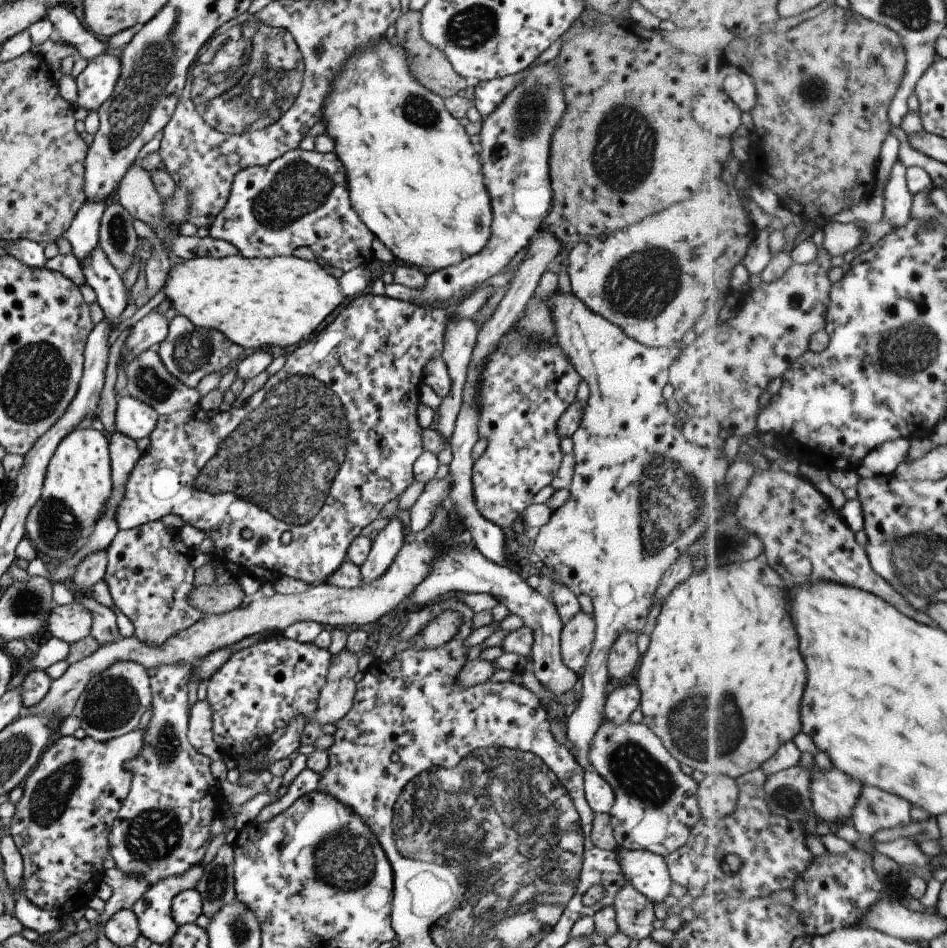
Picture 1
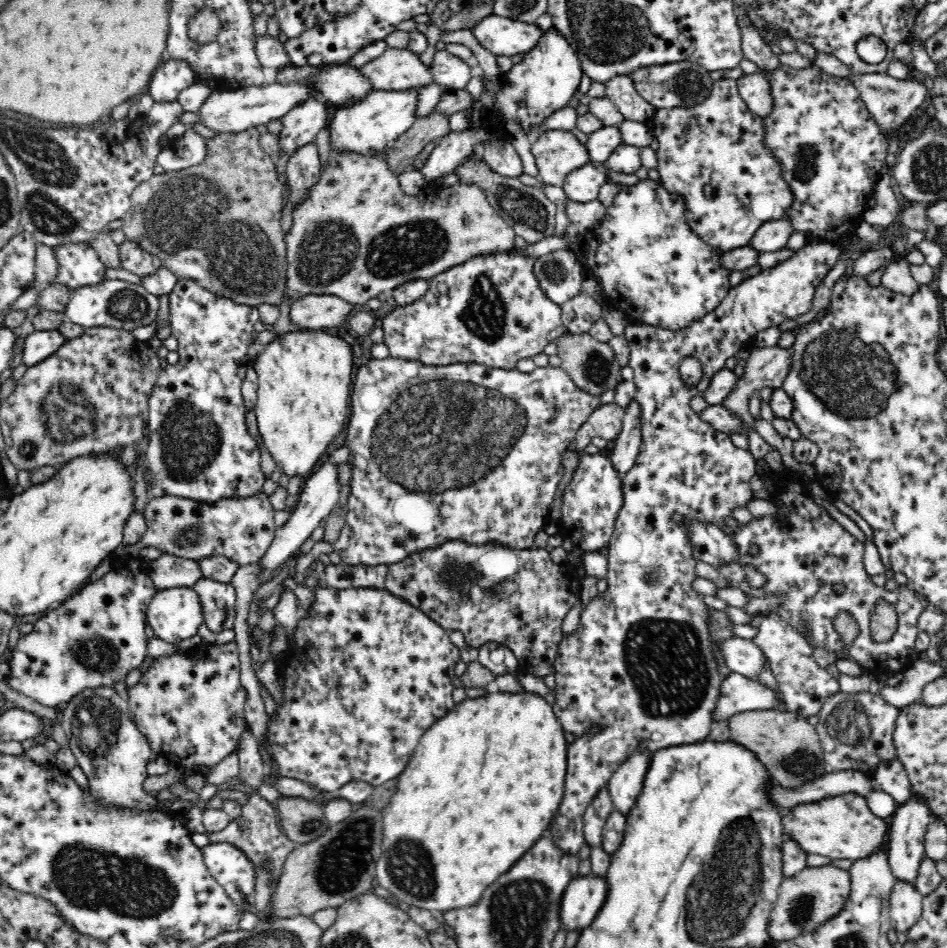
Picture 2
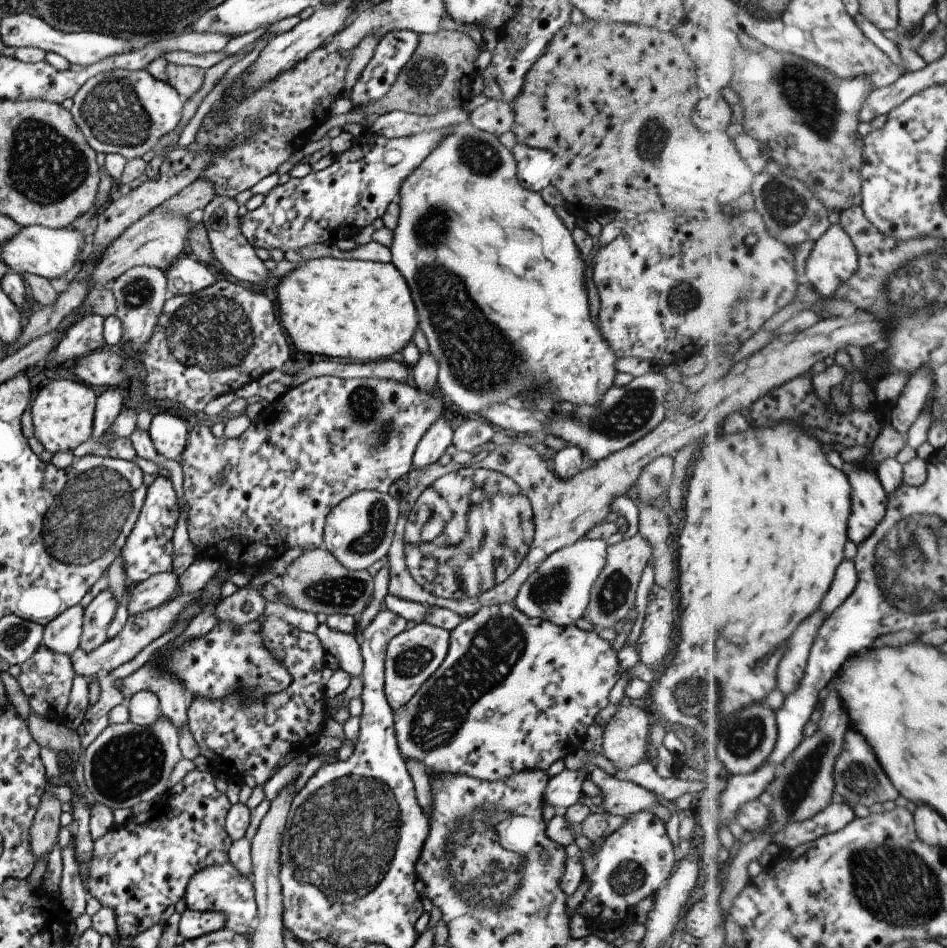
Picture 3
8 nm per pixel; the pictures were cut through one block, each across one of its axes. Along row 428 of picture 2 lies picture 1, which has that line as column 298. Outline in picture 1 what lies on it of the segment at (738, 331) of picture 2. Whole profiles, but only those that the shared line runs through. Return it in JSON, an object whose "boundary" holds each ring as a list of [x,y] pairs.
{"boundary":[[[282,635],[262,638],[252,646],[231,654],[227,662],[209,678],[206,686],[205,702],[211,714],[212,738],[216,747],[235,759],[249,760],[259,750],[267,749],[271,732],[285,728],[297,714],[305,716],[305,723],[311,720],[315,714],[317,696],[324,686],[329,662],[330,654],[326,649],[317,648],[313,642],[288,640]]]}

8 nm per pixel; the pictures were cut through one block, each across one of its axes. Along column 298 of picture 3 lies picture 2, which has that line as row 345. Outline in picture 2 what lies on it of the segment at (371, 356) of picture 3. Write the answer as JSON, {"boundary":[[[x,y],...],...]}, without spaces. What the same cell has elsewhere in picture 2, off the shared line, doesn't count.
{"boundary":[[[299,329],[276,334],[253,355],[259,386],[256,419],[264,445],[289,477],[308,474],[328,444],[345,428],[354,354],[340,334]]]}

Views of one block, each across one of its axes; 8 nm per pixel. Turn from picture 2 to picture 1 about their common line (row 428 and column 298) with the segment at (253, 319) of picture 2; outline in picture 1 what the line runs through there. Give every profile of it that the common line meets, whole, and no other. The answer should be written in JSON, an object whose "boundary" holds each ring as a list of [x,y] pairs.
{"boundary":[[[294,149],[275,158],[268,166],[253,166],[235,174],[227,202],[207,228],[208,236],[233,244],[240,255],[246,258],[292,256],[297,247],[305,246],[323,259],[327,266],[345,273],[358,265],[368,265],[373,260],[371,242],[374,238],[351,209],[348,194],[343,164],[333,152],[319,154]]]}

